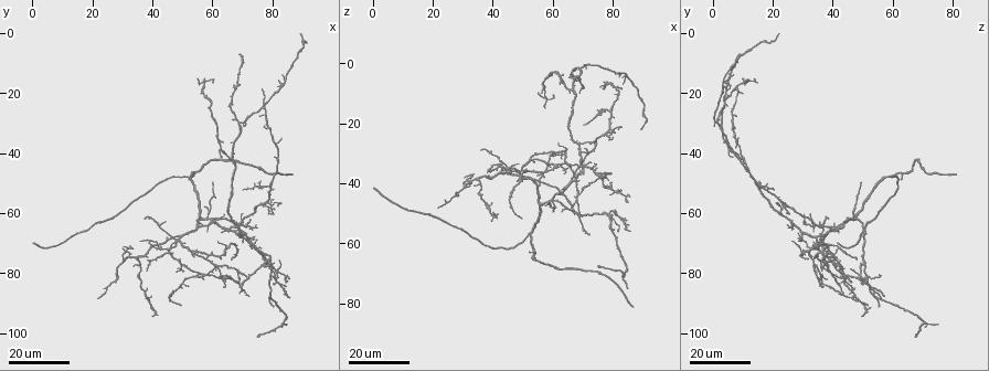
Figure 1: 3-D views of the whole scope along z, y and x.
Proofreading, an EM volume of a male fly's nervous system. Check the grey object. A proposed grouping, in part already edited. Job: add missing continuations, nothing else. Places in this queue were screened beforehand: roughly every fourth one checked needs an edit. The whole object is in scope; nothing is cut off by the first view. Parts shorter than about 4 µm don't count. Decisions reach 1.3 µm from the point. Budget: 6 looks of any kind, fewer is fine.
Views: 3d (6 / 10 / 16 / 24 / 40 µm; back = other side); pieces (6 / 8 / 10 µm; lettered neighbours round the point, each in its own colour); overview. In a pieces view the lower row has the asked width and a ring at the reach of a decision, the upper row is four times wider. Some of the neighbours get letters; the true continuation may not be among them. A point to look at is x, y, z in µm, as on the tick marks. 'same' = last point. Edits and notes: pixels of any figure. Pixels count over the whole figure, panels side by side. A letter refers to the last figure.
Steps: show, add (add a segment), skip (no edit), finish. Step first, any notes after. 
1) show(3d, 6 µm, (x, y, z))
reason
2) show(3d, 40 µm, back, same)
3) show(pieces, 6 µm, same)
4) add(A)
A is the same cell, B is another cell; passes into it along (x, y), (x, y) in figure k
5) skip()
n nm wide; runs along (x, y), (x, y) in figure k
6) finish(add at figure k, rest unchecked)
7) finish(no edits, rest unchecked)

show(3d, 16 µm, (0, 70, 42))

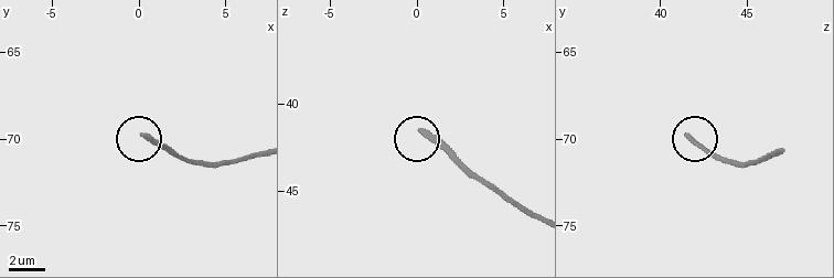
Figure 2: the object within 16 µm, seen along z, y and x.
show(pieces, 8 µm, (0.4, 69.8, 41.7))
see the neighbours

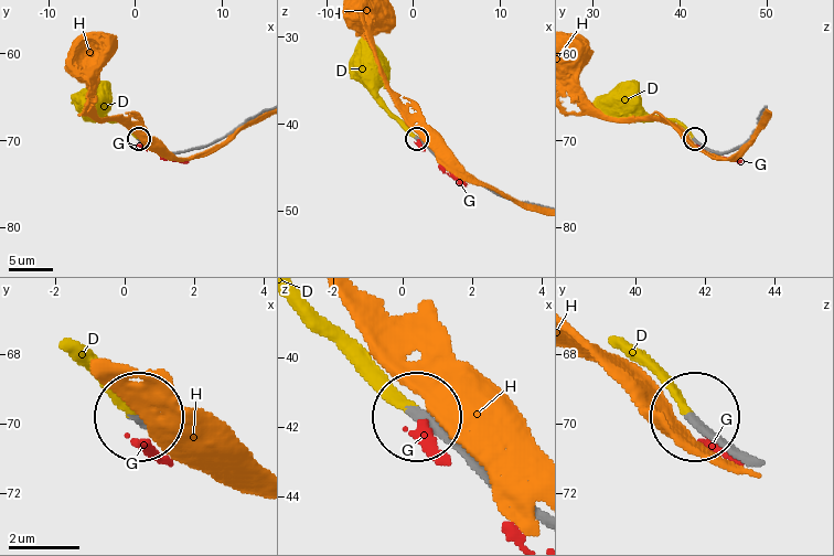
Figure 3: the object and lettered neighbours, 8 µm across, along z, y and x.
add(D)
D is the same cell, G and H are other cells; passes into it along (714, 152), (677, 123), (617, 117), (596, 98) in figure 3; the cell continues

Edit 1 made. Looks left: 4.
show(overview)

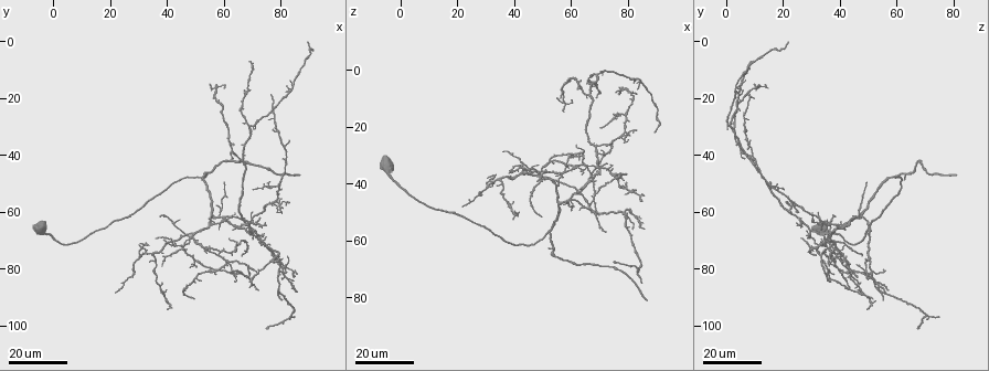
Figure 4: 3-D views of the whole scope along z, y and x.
show(3d, 24 µm, (85, 97, 75))
free end

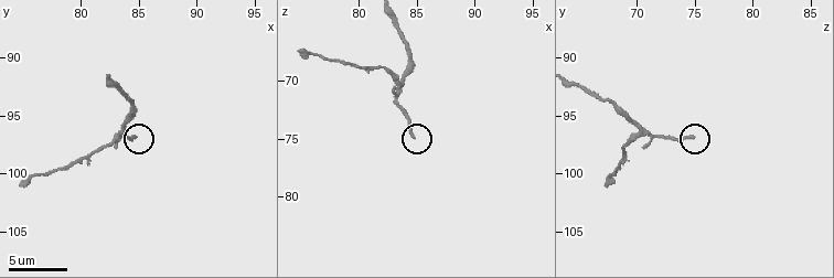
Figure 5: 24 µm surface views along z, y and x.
show(pieces, 6 µm, (84.8, 96.8, 74.8))

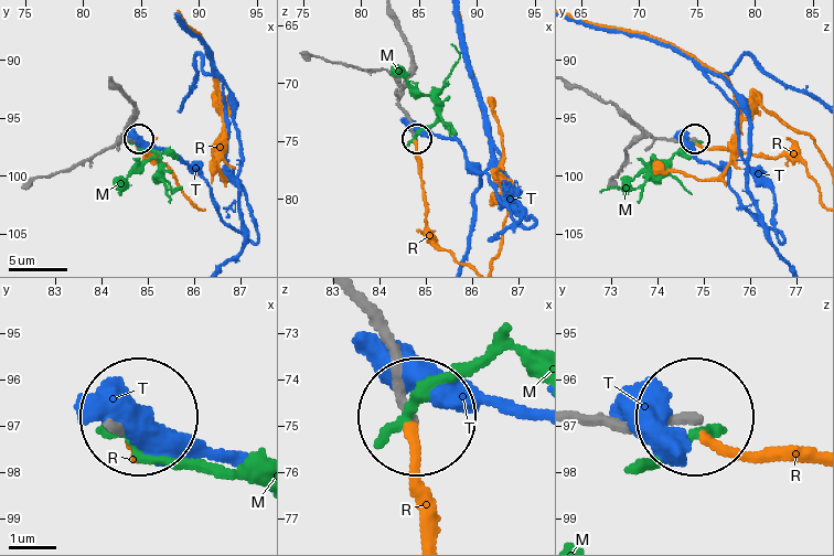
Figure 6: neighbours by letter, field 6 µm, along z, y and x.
skip()
180 nm wide; M, R and T are other cells; none of them fits

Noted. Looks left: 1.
finish(add at figure 3, rest unchecked)

